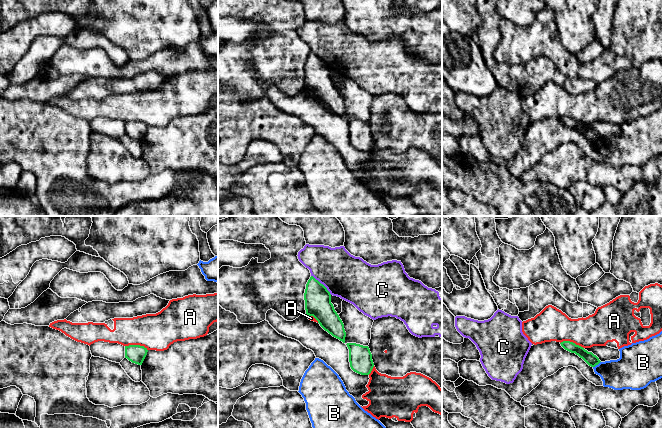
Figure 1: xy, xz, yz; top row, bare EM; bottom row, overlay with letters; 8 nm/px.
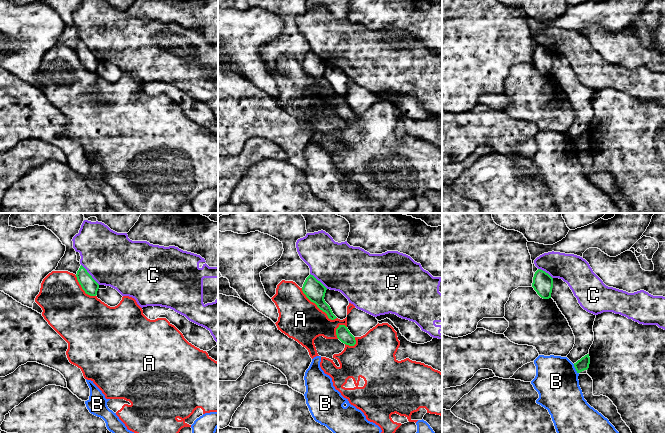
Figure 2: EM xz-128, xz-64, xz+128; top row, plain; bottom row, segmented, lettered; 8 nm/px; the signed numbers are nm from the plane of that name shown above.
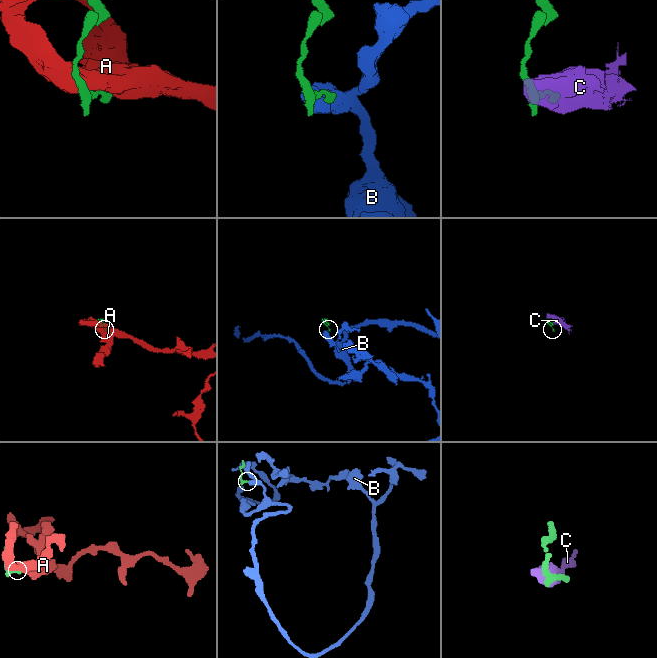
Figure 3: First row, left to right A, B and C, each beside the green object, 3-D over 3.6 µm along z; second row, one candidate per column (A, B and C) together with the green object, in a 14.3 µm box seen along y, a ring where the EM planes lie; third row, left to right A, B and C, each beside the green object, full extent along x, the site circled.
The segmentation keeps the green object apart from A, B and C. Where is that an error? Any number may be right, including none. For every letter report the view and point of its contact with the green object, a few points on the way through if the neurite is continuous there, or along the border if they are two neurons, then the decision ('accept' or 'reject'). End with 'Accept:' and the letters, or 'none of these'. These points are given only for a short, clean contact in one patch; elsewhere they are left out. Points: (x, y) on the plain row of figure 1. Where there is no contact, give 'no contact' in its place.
A: meets green in xy at (136, 121); reject
B: meets green in yz at (596, 140); border along yz (600, 137), (593, 143); reject
C: meets green in xz at (322, 60); border along xz (311, 51), (331, 70); reject
Accept: none of these

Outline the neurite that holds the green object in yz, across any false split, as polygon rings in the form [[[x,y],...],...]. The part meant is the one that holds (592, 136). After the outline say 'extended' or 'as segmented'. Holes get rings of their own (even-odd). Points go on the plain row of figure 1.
[[[563,117],[560,120],[565,126],[578,131],[591,143],[595,143],[601,138],[599,134],[596,131],[594,131],[592,128],[588,128],[583,123],[576,121],[573,118]]]; as segmented

